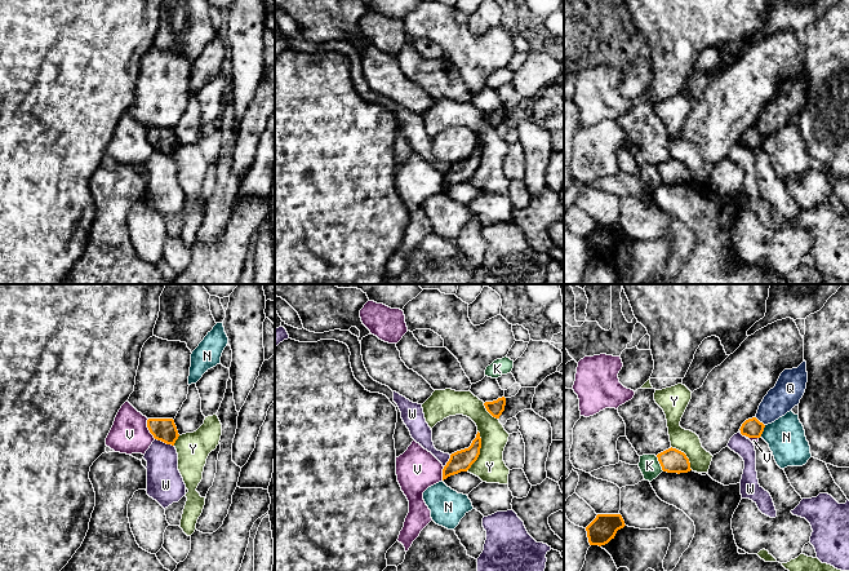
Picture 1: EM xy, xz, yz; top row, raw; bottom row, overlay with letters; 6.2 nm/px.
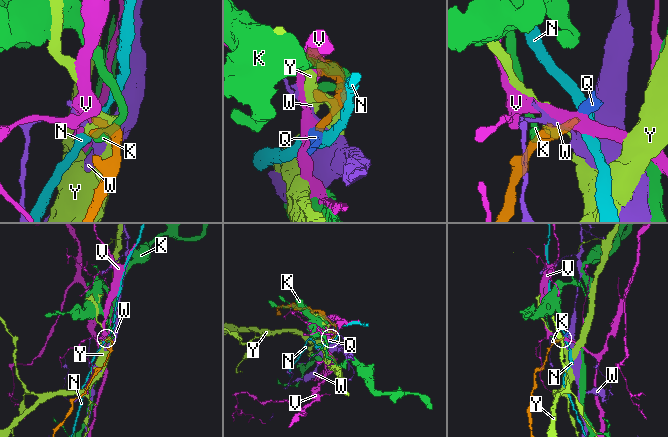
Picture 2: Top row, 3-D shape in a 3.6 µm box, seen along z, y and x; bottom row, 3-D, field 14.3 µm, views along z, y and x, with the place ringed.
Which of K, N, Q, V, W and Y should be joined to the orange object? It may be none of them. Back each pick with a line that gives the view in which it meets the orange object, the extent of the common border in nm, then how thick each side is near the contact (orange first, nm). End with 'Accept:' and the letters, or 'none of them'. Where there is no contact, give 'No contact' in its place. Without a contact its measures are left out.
Q: Touches orange in yz. Shared border 90 nm. Thickness 120 nm (orange) against 180 nm
Accept: Q

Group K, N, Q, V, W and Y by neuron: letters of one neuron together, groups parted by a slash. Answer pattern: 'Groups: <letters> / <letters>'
Groups: K W / N / Q / V / Y

